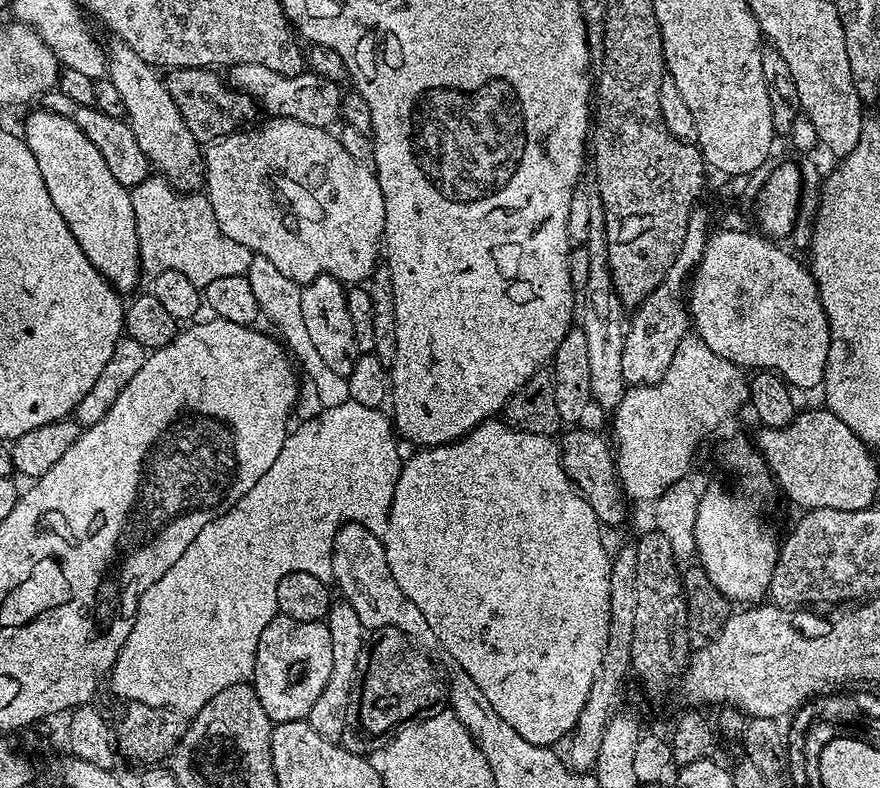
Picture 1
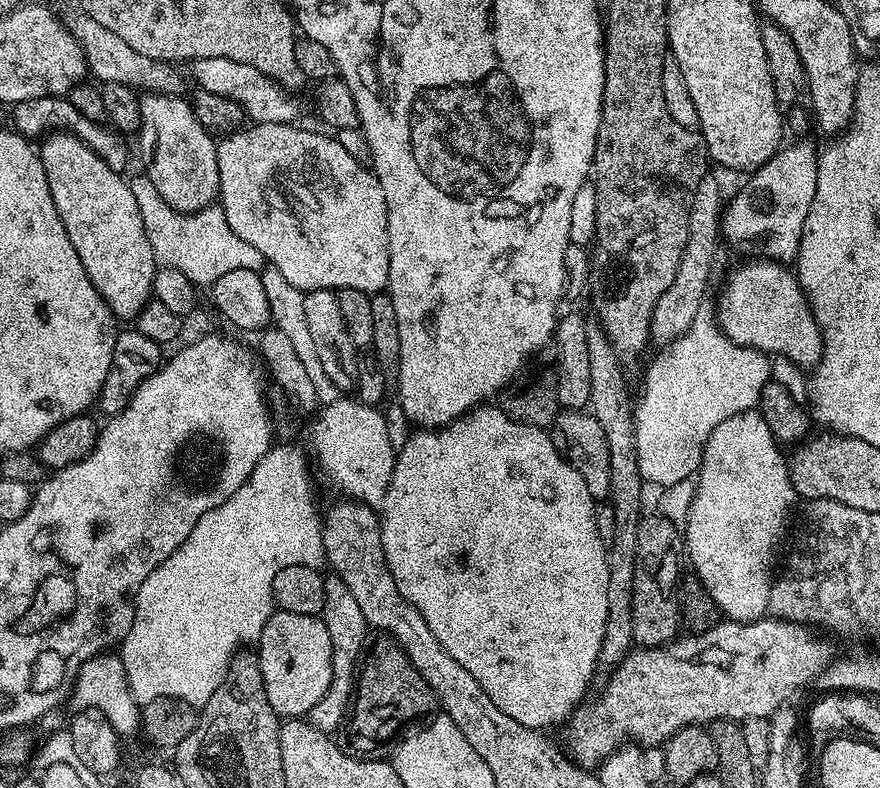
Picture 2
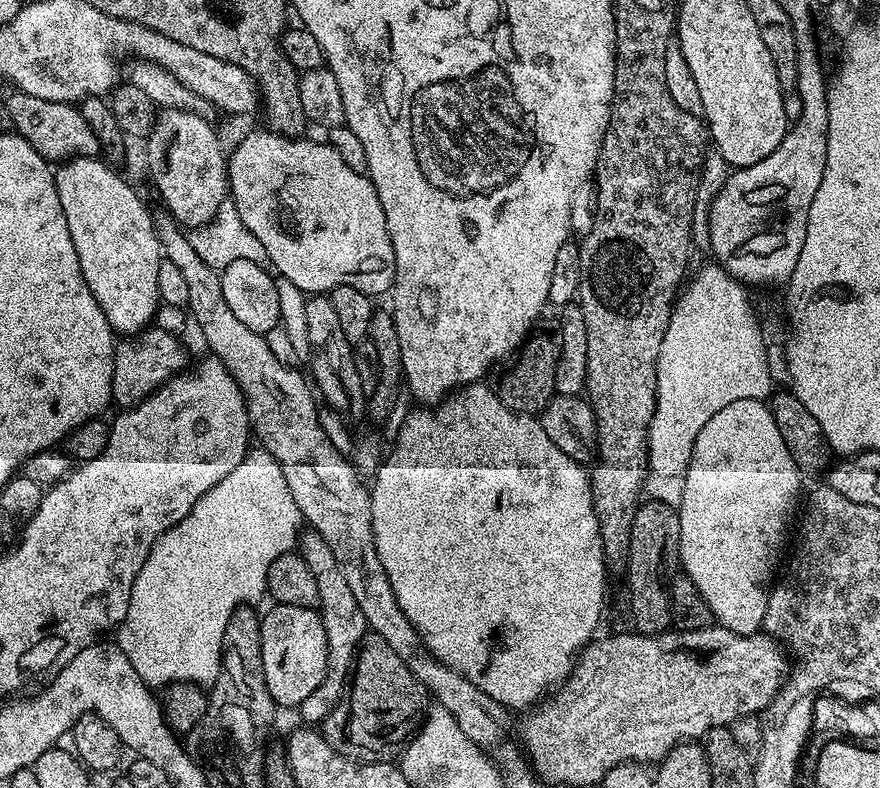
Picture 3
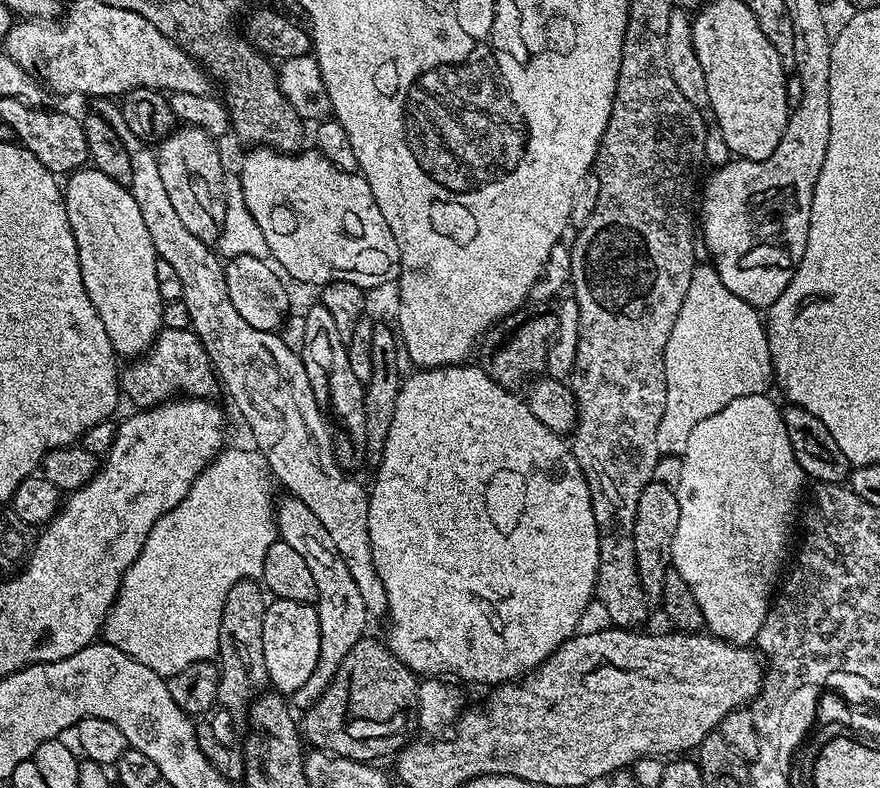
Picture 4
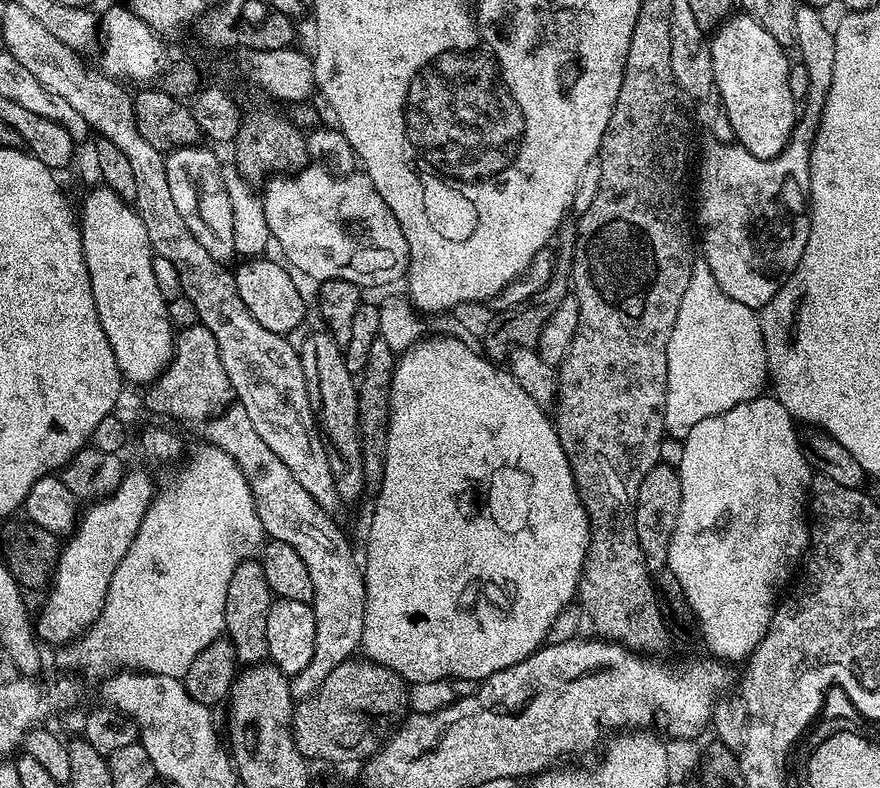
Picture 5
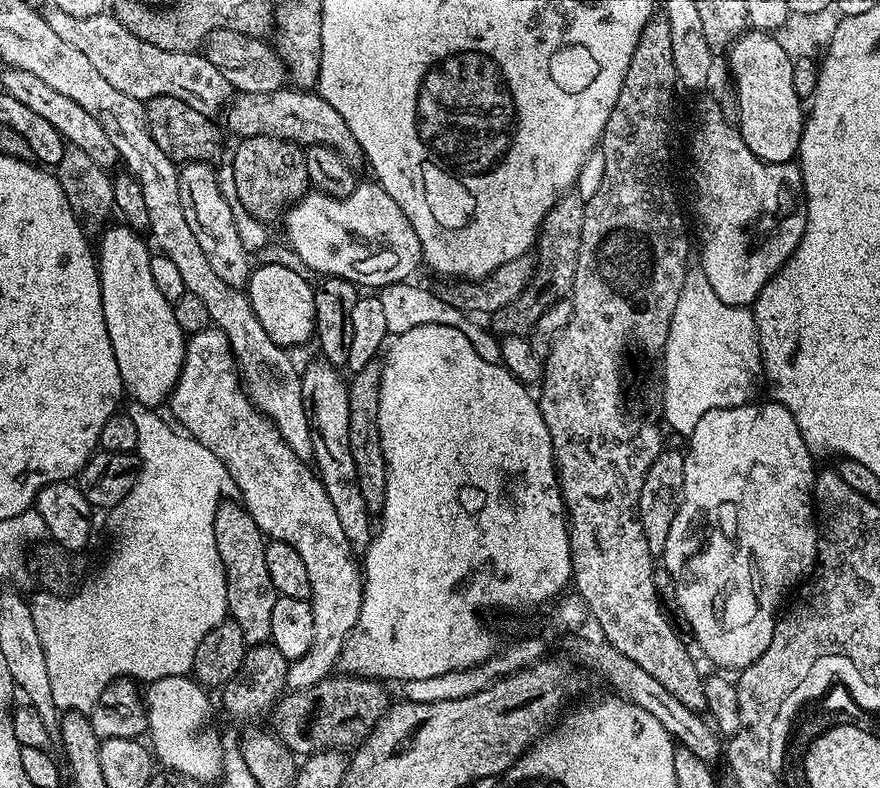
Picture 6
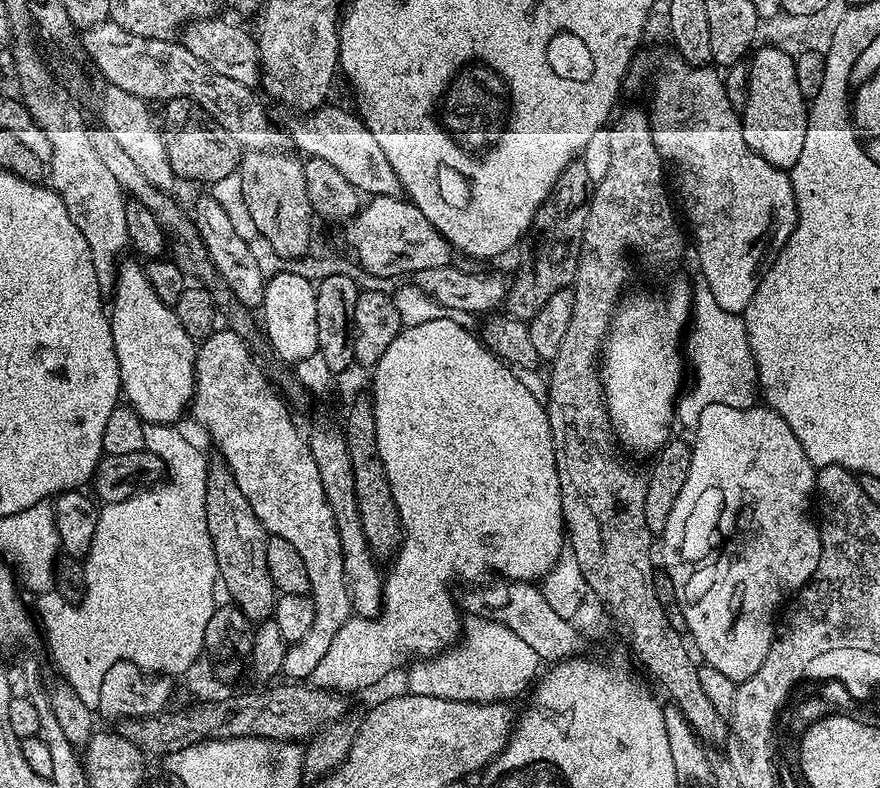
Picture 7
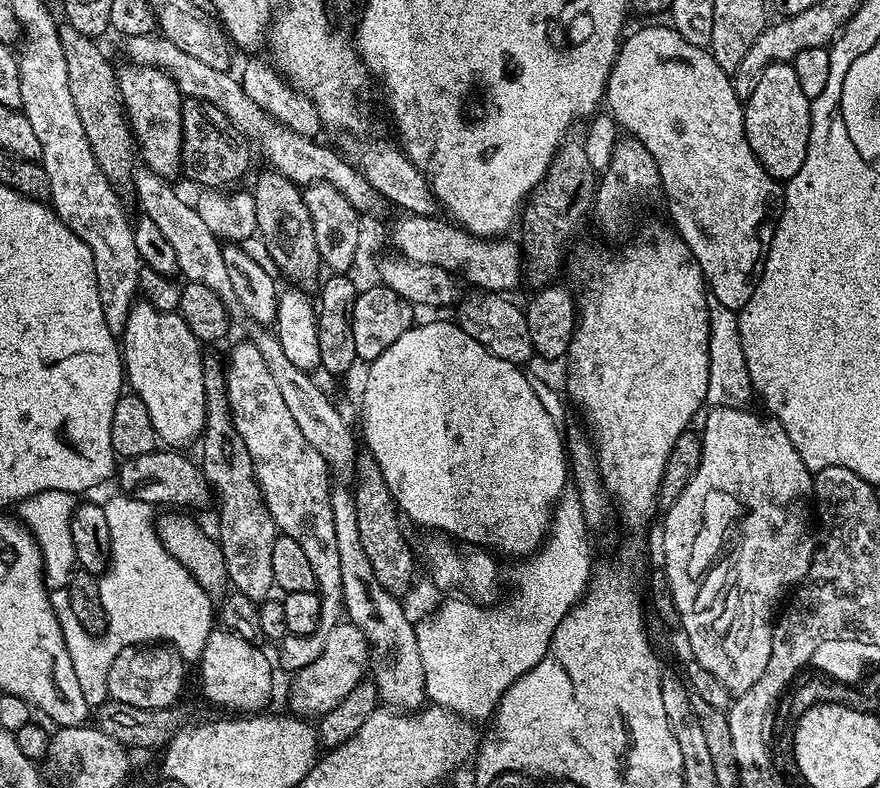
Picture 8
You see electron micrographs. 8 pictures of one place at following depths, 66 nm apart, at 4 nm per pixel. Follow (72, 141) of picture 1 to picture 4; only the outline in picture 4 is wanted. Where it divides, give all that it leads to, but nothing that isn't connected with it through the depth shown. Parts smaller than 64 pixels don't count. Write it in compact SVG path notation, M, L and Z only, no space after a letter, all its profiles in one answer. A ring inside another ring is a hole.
M85 166L71 173L67 180L62 188L66 218L70 218L70 230L74 234L86 294L90 302L94 302L98 318L102 318L102 326L106 326L110 346L114 346L117 357L139 358L152 347L156 335L164 327L166 302L162 294L158 294L158 277L154 275L158 257L154 250L154 242L150 242L146 222L138 210L138 202L134 202L131 191L125 185L114 182L114 178L106 178L102 170L91 166Z

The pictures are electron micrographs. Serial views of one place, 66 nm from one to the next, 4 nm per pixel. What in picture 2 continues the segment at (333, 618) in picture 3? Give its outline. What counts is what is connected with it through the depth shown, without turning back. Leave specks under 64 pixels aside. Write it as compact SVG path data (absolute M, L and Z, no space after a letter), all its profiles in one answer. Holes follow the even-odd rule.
M335 574L324 576L322 619L326 630L330 630L330 646L332 647L330 686L326 686L326 694L322 694L322 698L318 698L318 702L314 702L306 719L310 726L314 726L314 730L336 734L339 733L348 715L354 695L354 681L358 675L358 665L361 663L362 653L365 651L366 641L370 636L370 629L358 606L358 601L354 599L354 594L350 594L346 582L342 582ZM364 639L366 639L365 644Z

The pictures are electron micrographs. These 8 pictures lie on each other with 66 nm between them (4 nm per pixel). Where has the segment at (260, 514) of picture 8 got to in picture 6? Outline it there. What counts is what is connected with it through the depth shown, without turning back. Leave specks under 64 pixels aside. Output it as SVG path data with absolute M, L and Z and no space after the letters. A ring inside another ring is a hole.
M221 503L214 518L214 536L226 574L228 616L241 628L242 638L248 645L267 644L270 640L270 618L274 615L278 593L274 590L274 582L270 582L270 573L266 571L266 537L243 503L235 503Z

